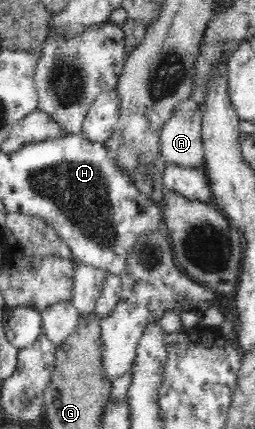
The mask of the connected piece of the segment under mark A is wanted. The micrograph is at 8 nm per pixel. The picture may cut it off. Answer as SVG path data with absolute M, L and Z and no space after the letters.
M191 98L185 99L175 107L174 113L161 127L159 144L161 157L167 165L177 164L184 168L202 167L205 152L202 143L202 111L199 105Z

